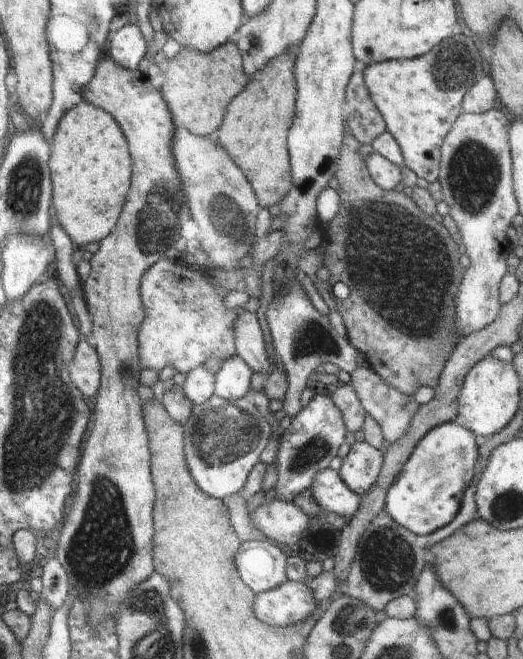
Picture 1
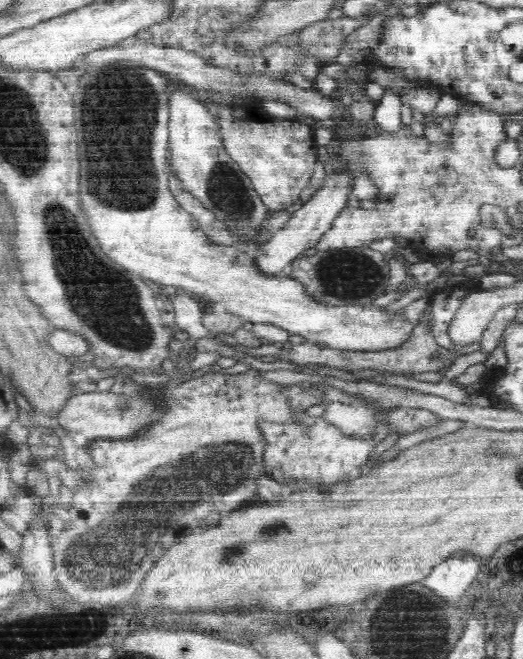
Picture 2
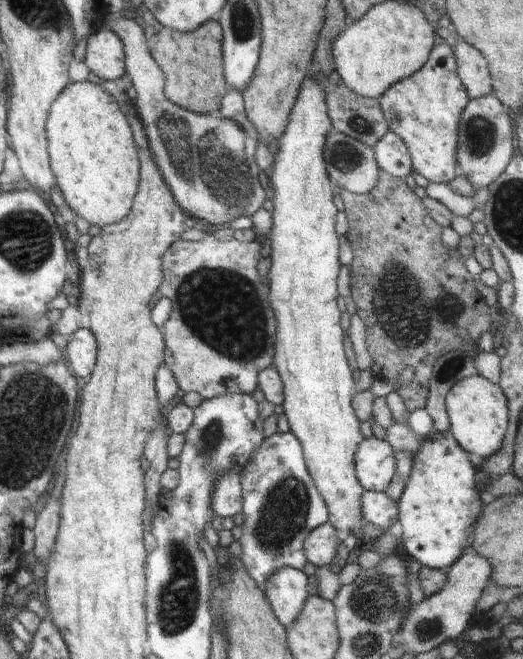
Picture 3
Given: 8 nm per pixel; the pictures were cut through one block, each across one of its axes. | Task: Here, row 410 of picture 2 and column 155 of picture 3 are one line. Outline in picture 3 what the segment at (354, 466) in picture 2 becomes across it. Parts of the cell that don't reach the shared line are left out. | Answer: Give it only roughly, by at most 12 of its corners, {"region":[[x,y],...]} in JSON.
{"region":[[261,246],[163,256],[167,364],[186,393],[251,395],[278,319]]}

